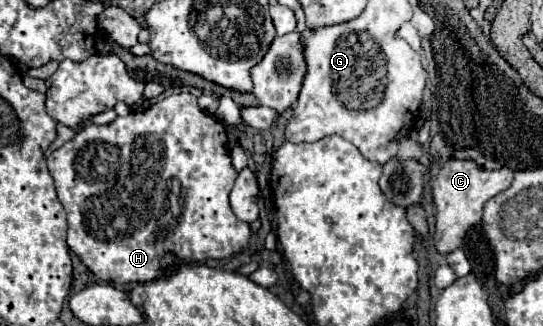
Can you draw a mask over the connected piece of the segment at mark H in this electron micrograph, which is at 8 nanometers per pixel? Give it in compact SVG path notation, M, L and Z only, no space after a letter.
M189 91L177 93L177 95L167 95L159 101L155 101L149 109L145 111L137 111L137 113L129 113L127 117L117 117L111 125L101 127L101 125L93 125L87 123L83 127L77 129L75 139L67 141L63 147L55 149L49 157L47 157L47 167L55 179L55 189L59 195L61 205L67 211L67 245L69 249L83 261L83 265L95 273L97 279L103 281L111 281L115 285L127 285L127 283L149 283L155 281L159 277L165 277L169 273L169 269L161 267L161 253L171 253L177 259L181 259L185 265L197 265L197 263L205 263L207 259L229 259L235 253L243 251L249 245L251 239L251 229L249 223L241 221L235 217L235 213L231 211L229 205L229 193L233 189L237 171L231 165L231 155L227 149L227 133L225 127L211 117L209 113L203 113L197 105L197 97L191 95Z

